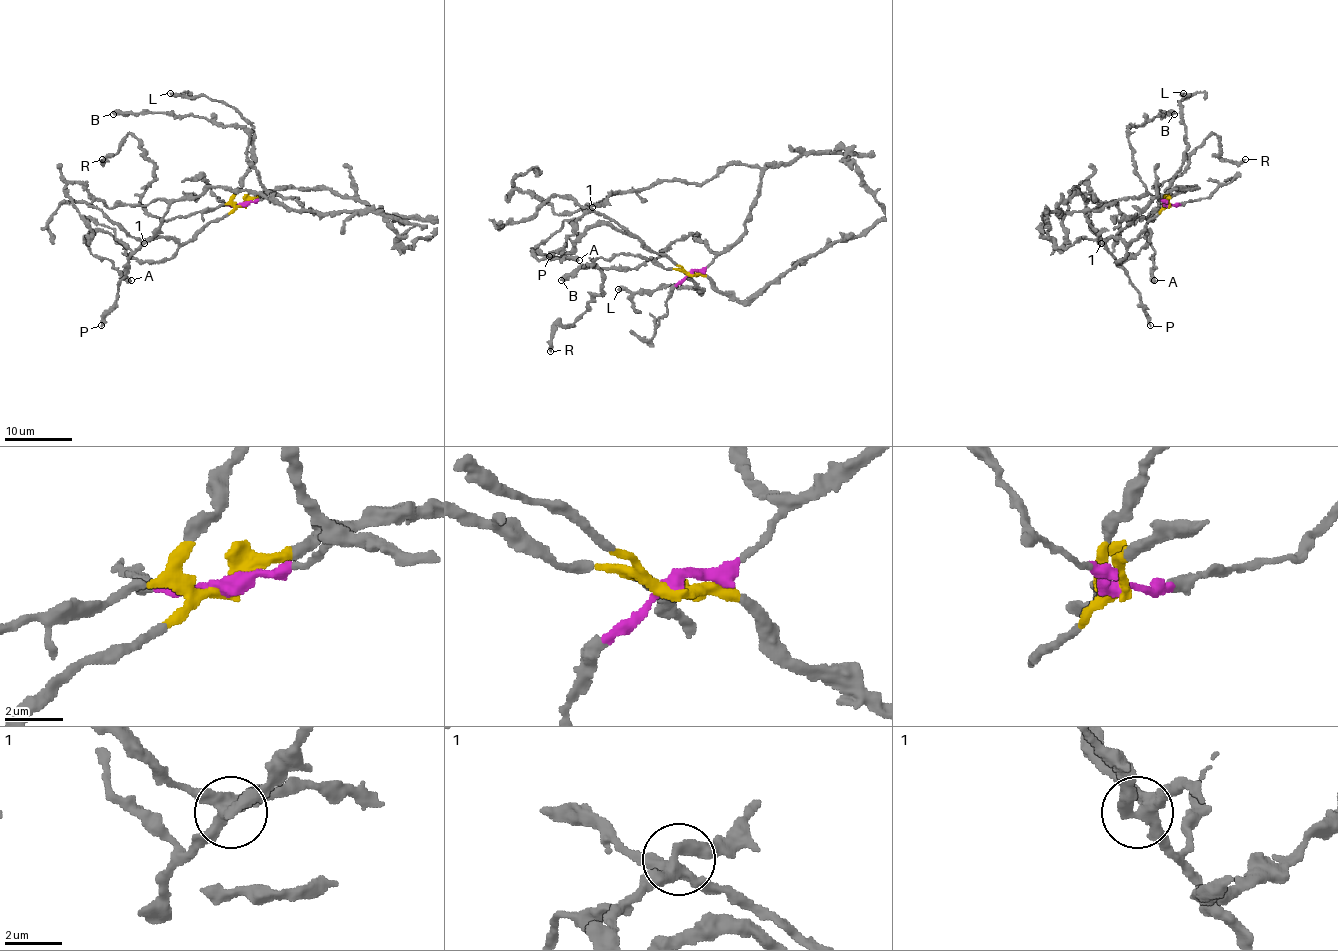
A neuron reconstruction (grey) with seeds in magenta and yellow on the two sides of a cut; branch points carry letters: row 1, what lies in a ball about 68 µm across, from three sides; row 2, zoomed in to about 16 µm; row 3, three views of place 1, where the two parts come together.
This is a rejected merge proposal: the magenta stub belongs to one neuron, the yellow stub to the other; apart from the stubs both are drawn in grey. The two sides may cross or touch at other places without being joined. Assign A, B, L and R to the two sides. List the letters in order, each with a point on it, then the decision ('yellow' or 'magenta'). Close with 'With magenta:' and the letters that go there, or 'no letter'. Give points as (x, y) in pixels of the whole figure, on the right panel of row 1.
A: place (1154, 280); yellow
B: place (1174, 114); magenta
L: place (1183, 93); yellow
R: place (1245, 159); yellow
With magenta: B

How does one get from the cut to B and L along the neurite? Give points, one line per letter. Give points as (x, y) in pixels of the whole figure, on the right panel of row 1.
B: (1168, 205), (1149, 193), (1141, 180), (1132, 159), (1127, 129), (1142, 126), (1161, 116), (1161, 112), (1174, 114)
L: (1168, 205), (1164, 203), (1164, 195), (1183, 161), (1186, 127), (1181, 109), (1181, 101), (1186, 97), (1183, 92)

